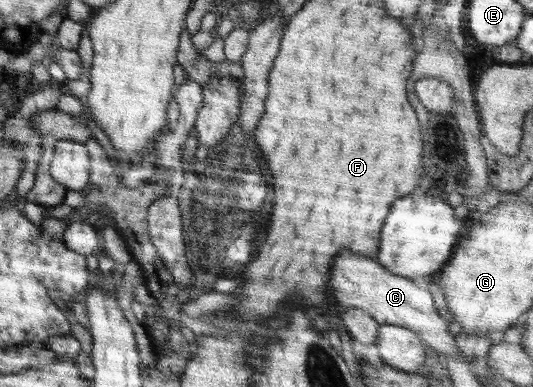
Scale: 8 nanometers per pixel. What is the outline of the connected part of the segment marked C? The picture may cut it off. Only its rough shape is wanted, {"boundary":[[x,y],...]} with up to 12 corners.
{"boundary":[[343,250],[328,288],[346,309],[408,328],[439,361],[459,355],[431,292]]}

